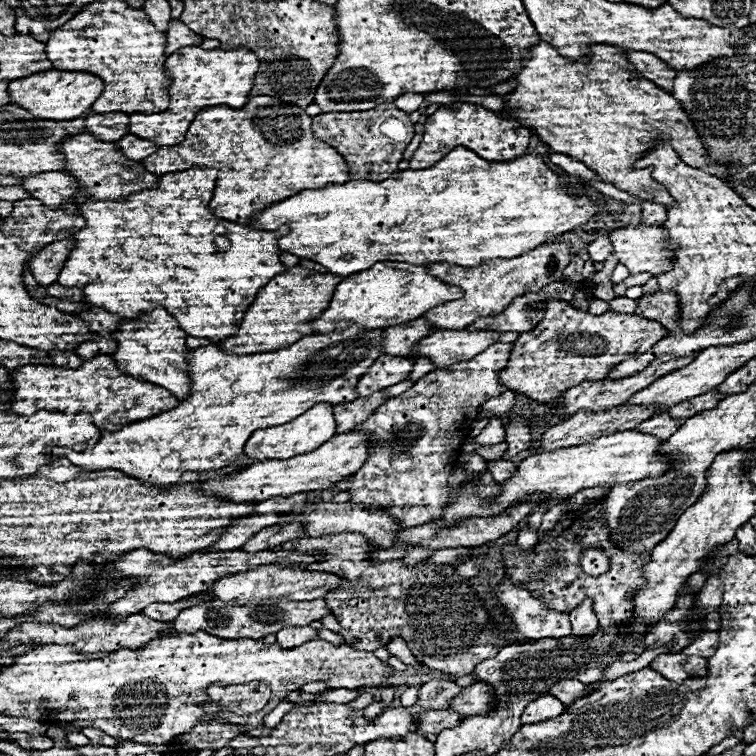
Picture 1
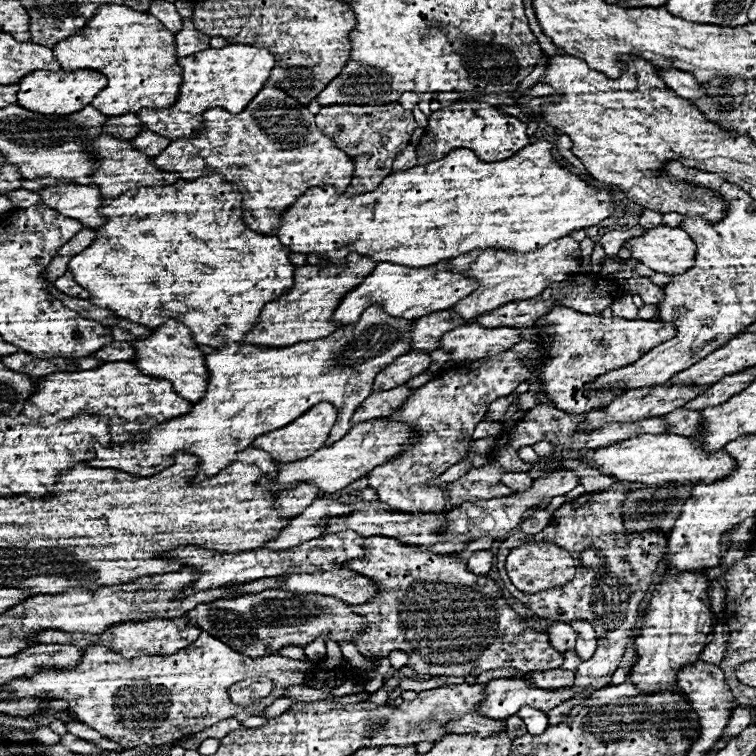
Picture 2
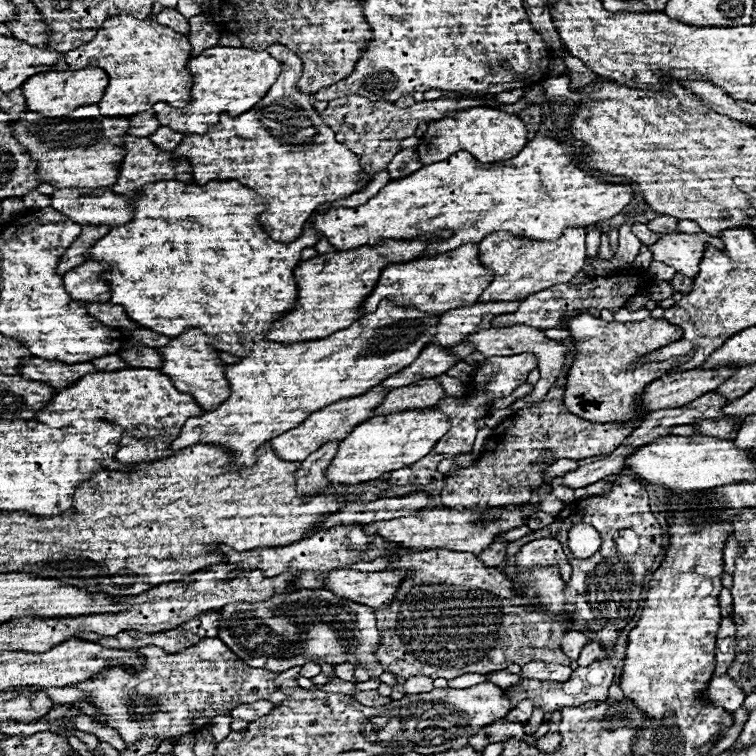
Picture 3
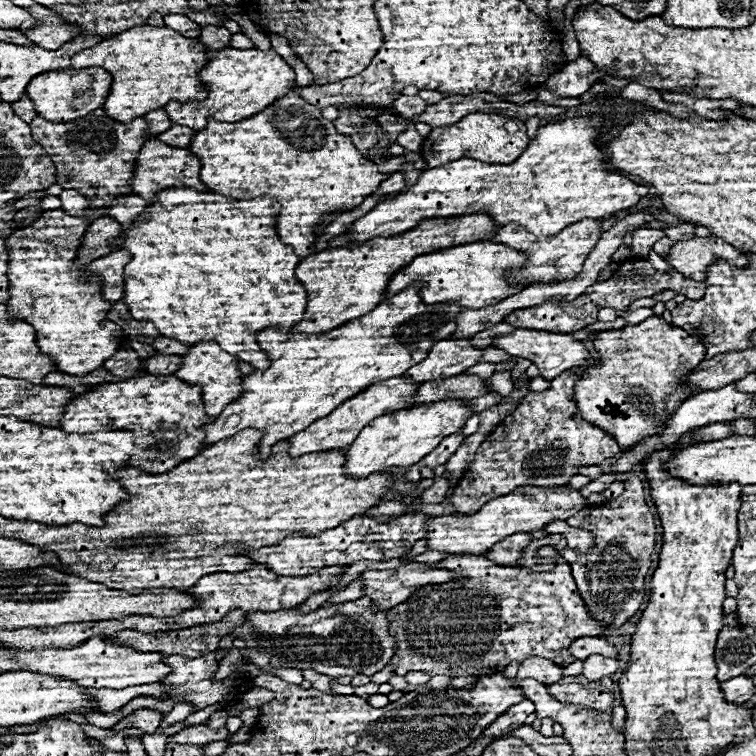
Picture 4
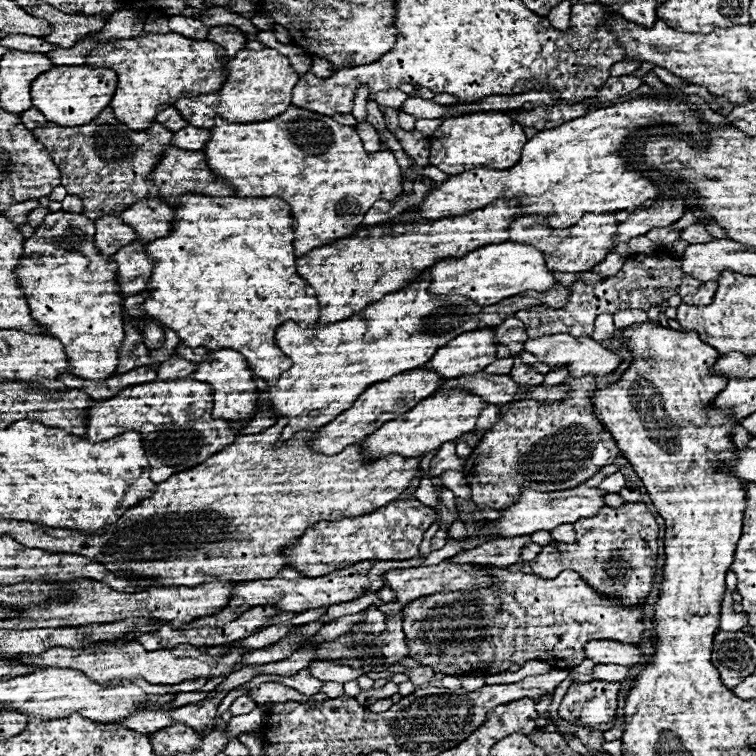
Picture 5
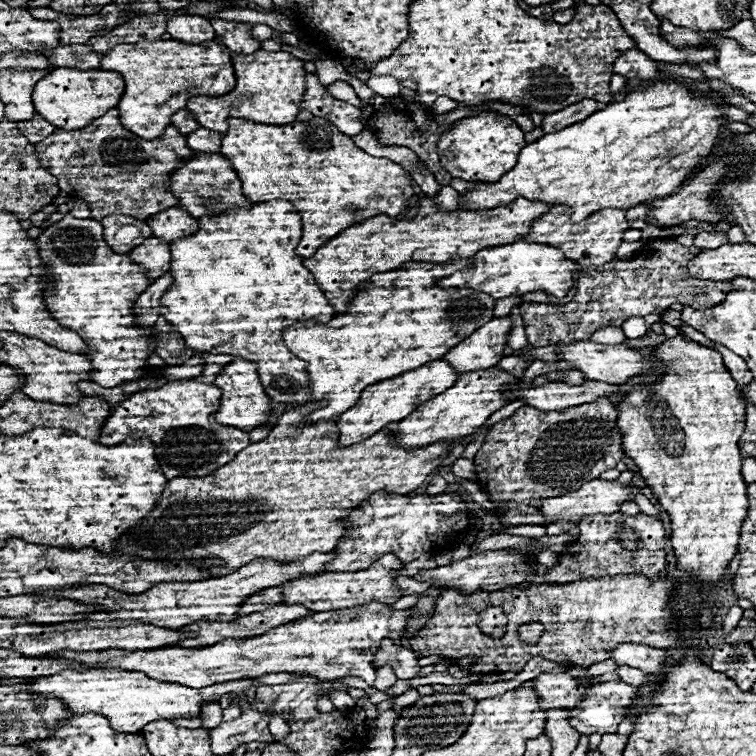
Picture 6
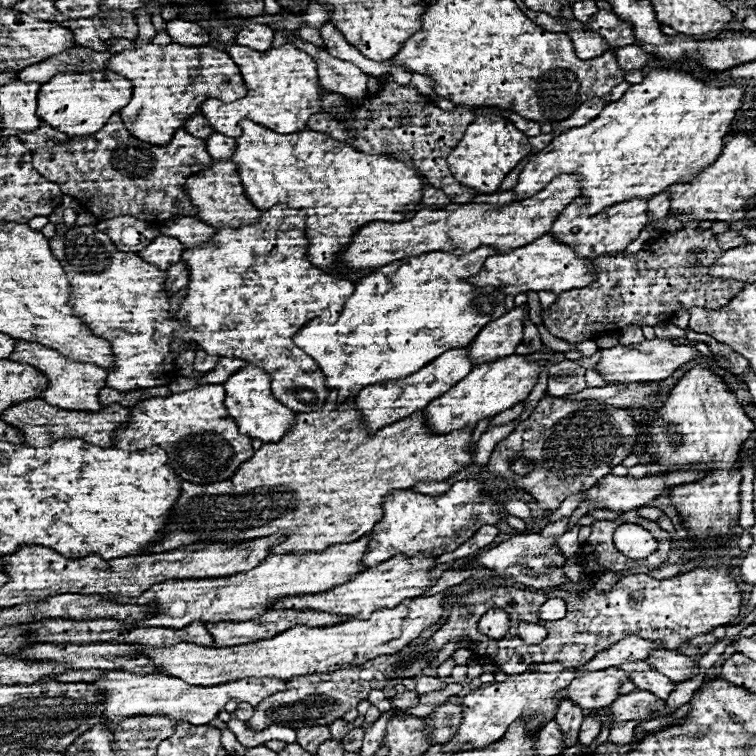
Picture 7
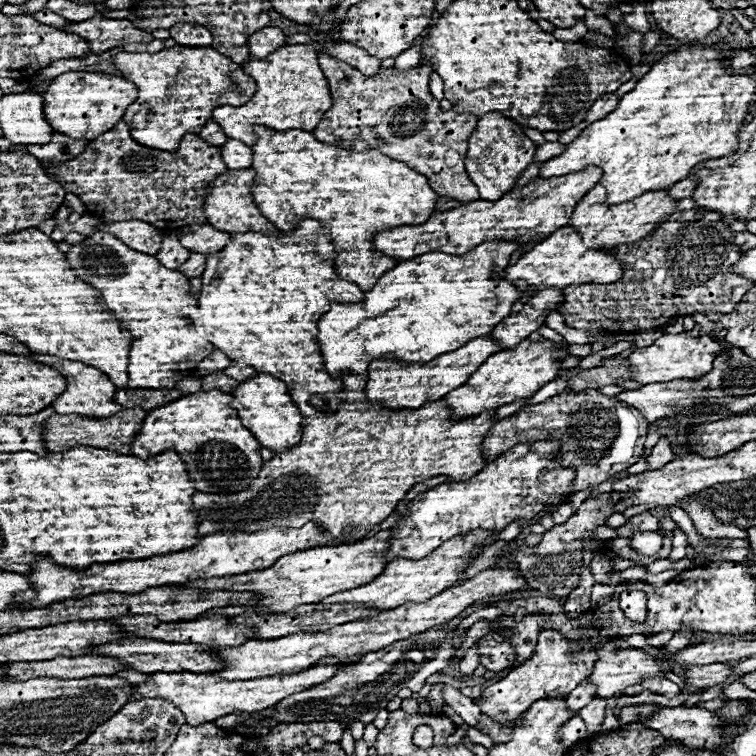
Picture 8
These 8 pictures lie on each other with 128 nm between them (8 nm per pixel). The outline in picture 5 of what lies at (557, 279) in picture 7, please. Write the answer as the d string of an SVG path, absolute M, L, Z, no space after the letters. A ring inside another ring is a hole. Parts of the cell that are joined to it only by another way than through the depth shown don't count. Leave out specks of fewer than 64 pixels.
M516 242L488 244L474 252L468 252L462 258L436 262L434 266L426 268L426 272L430 274L428 290L432 294L462 294L476 300L480 306L492 306L526 290L548 292L556 288L556 278L546 266L544 254L540 254L540 250L532 246Z

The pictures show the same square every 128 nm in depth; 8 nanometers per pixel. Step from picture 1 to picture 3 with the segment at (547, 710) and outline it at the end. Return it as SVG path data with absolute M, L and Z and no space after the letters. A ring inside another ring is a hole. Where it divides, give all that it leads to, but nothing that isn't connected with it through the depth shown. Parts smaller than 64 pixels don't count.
M520 702L510 710L510 714L504 720L506 722L526 722L532 716L532 710L534 710L532 702Z

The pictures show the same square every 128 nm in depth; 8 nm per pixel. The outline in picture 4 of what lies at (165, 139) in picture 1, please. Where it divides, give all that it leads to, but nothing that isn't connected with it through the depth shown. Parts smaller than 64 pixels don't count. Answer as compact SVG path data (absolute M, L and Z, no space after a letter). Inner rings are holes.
M224 48L218 52L216 58L212 58L204 66L200 78L208 90L206 100L170 102L168 106L164 106L174 124L190 126L192 130L202 130L208 126L208 118L216 118L220 122L238 122L242 118L250 118L252 114L264 110L264 106L276 102L276 98L282 98L294 86L296 74L286 64L286 60L272 50L264 52L256 48L252 50ZM228 70L230 70L230 84L224 84L224 80L228 78Z

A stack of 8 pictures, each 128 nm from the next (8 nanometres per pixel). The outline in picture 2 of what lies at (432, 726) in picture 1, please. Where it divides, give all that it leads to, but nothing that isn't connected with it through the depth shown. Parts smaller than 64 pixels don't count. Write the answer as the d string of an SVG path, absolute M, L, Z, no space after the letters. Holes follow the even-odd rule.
M464 714L460 720L448 722L446 728L452 734L476 734L476 736L484 738L484 734L496 734L496 730L506 730L506 720L496 722L494 718L482 718L482 716L476 716L476 714Z

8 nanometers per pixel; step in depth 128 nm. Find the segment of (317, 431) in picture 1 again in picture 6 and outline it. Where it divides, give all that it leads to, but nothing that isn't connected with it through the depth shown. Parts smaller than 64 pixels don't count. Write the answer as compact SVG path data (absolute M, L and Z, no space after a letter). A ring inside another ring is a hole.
M440 358L436 362L428 362L428 364L420 366L420 370L412 370L412 372L396 376L392 380L384 380L384 382L366 386L364 392L360 394L360 400L356 402L356 406L346 410L338 418L340 446L344 448L354 442L362 442L362 440L374 436L376 432L380 432L384 426L404 420L408 414L412 414L412 410L416 410L416 406L420 406L420 404L428 402L430 398L434 398L436 394L442 394L444 390L452 388L452 384L456 384L458 378L460 378L460 372L456 372L444 358Z

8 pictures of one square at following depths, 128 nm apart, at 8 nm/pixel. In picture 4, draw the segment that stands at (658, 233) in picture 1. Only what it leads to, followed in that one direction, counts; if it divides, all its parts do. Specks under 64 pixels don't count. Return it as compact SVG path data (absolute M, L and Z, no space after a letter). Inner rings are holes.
M716 236L674 242L670 254L666 256L666 262L674 266L674 270L680 270L680 274L684 274L686 278L706 280L708 266L720 258L732 262L738 268L748 266L748 256L744 252L736 250Z

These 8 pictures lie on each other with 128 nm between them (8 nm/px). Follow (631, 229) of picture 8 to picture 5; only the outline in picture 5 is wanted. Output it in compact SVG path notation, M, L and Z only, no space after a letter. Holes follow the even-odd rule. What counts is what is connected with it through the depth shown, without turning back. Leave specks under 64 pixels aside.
M528 214L516 218L510 226L510 240L520 244L530 244L544 252L548 258L548 268L554 272L588 272L596 264L600 264L610 250L614 248L612 238L616 236L616 214L584 214L576 226L556 228L548 226L548 222L540 222L544 214Z

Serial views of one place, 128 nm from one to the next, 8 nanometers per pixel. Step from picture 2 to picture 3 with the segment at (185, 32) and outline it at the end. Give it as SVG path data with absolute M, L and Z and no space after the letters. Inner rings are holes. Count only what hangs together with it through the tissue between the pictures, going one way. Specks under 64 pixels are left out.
M198 14L194 18L190 18L190 32L188 32L188 40L192 42L192 58L200 56L204 50L214 48L220 40L222 32L218 30L218 26L212 26L210 16L206 14Z

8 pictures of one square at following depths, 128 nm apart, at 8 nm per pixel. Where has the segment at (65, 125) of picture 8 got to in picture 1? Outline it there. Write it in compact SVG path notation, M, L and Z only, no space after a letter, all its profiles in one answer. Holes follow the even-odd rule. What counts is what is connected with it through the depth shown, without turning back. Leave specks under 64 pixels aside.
M60 70L30 74L26 78L12 80L8 86L10 102L28 110L30 114L34 114L40 120L72 120L72 118L78 118L84 110L88 110L92 106L92 102L96 102L96 98L100 98L102 90L104 90L104 82L94 74L60 72Z

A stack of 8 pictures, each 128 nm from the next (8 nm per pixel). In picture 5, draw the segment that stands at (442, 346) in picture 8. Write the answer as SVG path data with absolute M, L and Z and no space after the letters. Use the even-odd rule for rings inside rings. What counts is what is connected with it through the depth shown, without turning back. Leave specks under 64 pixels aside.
M420 278L420 280L410 282L406 288L398 290L398 292L386 294L384 298L380 298L380 300L372 302L368 308L364 308L360 314L354 314L352 318L346 318L346 320L342 320L342 322L334 322L334 324L328 324L328 326L322 326L322 328L300 328L300 326L294 324L294 322L284 322L284 324L278 326L278 330L276 330L276 342L278 342L280 350L282 350L284 354L290 356L292 368L280 376L280 380L276 382L276 386L268 388L266 392L258 392L258 396L260 396L260 398L258 398L258 410L262 410L264 404L272 404L272 408L274 408L274 412L278 412L278 416L286 416L286 418L290 420L288 426L284 428L280 440L276 442L276 446L280 446L280 442L290 440L296 432L302 432L302 430L308 430L308 428L320 428L320 426L328 424L332 418L336 418L336 414L342 414L344 410L348 410L348 406L352 406L352 402L354 402L368 386L372 386L372 384L376 384L376 382L382 382L382 380L388 380L388 378L392 378L392 376L396 376L396 374L402 374L402 372L408 372L408 370L414 370L414 368L424 366L424 364L436 354L436 350L438 350L440 346L446 346L452 338L456 338L456 336L460 336L460 334L464 334L464 332L476 330L476 328L478 328L478 322L480 322L480 320L478 320L480 310L482 310L482 308L476 306L476 302L468 302L468 298L460 298L458 294L448 294L448 296L428 294L428 278Z

